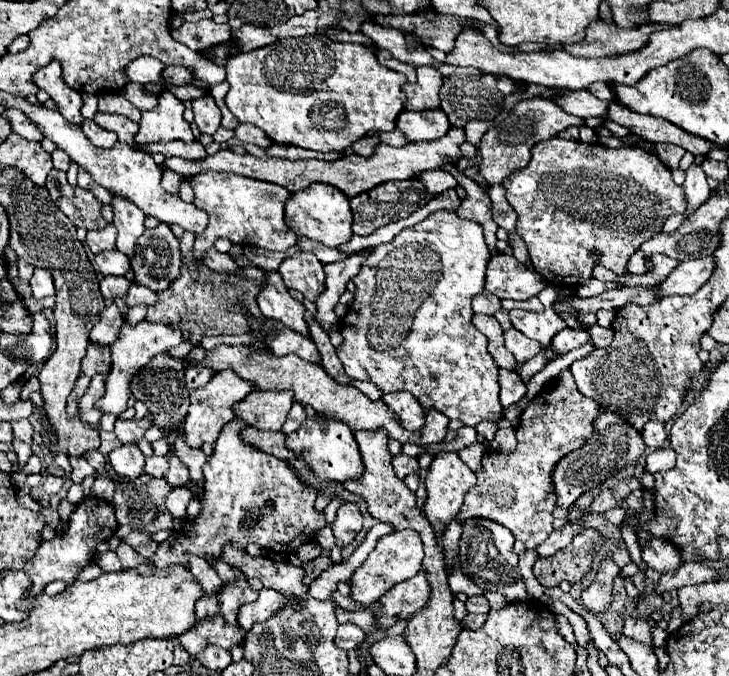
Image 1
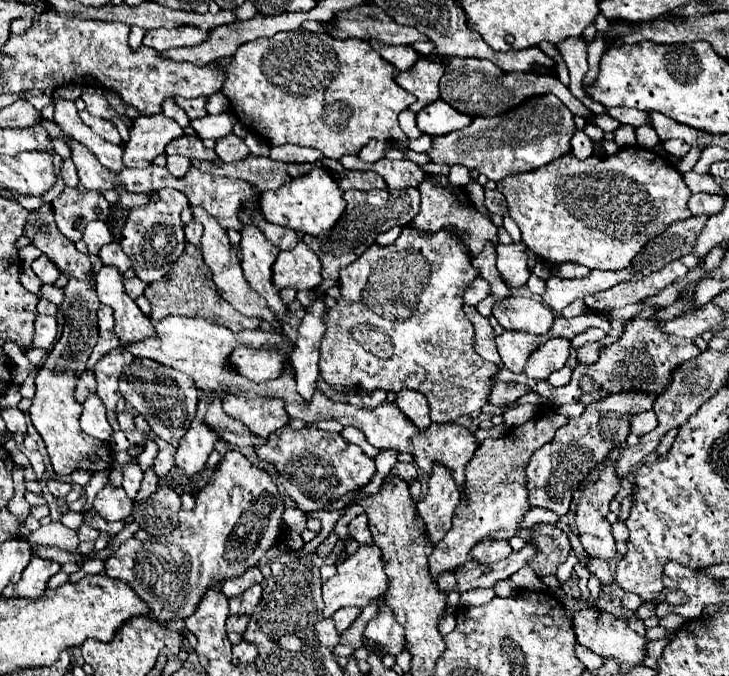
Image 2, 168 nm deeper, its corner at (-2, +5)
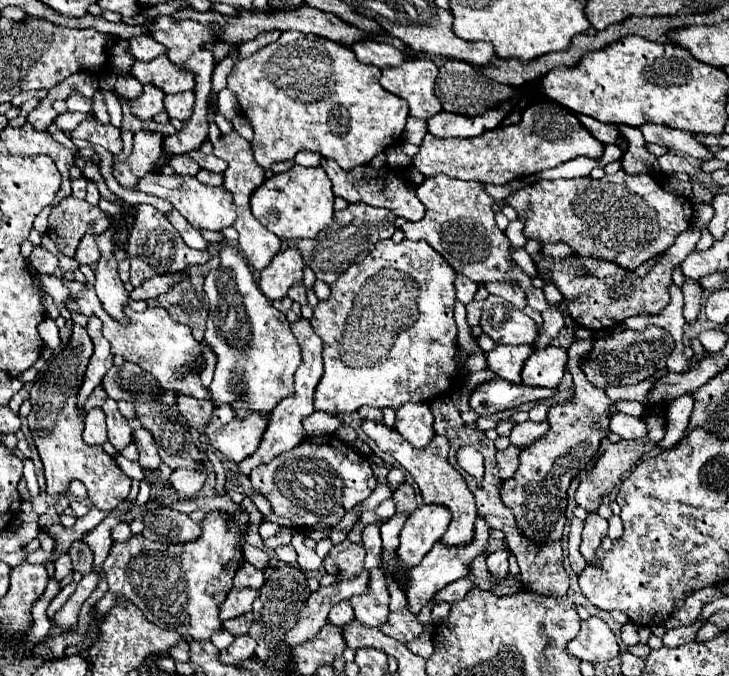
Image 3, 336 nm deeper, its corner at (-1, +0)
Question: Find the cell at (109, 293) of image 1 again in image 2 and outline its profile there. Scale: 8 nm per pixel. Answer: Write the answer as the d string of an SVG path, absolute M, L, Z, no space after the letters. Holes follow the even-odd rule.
M138 277L124 279L124 289L126 289L126 295L128 295L128 297L132 297L132 299L136 299L138 295L142 295L144 287L146 287L146 283L144 283L142 279L138 279Z

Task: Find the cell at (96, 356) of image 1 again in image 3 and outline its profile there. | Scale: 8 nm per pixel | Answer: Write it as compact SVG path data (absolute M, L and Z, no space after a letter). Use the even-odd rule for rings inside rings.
M107 398L105 404L103 404L103 410L105 410L105 416L107 416L107 438L115 446L117 452L123 452L123 448L127 444L131 444L133 430L129 428L127 420L121 416L115 400Z

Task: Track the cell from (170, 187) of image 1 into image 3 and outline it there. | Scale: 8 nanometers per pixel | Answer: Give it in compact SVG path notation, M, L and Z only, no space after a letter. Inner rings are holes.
M175 156L175 158L171 158L171 162L169 162L169 164L173 166L173 170L175 170L177 174L197 176L197 172L201 170L201 168L197 166L197 162L193 162L189 156Z

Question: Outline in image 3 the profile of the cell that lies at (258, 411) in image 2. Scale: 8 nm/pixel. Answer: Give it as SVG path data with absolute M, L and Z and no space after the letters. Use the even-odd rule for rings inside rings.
M225 404L213 410L205 436L215 450L233 462L241 462L257 450L267 422L269 418L259 414L251 414L247 420L237 420L231 406Z

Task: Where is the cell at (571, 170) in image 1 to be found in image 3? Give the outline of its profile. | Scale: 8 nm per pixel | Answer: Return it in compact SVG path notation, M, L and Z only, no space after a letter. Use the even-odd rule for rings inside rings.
M623 170L613 176L603 176L601 180L591 180L589 176L573 180L541 180L511 194L507 204L513 206L519 212L519 218L525 220L523 232L527 238L539 238L543 244L563 240L573 248L575 254L609 260L627 270L635 270L641 266L641 262L663 254L675 242L677 234L689 228L693 218L693 202L663 190L655 174L627 176Z

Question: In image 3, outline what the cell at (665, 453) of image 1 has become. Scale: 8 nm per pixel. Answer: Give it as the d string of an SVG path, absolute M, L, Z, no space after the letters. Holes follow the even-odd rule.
M683 394L679 400L669 404L669 410L667 410L667 434L659 442L659 446L673 448L681 440L681 436L685 436L691 408L693 408L693 396L691 394Z

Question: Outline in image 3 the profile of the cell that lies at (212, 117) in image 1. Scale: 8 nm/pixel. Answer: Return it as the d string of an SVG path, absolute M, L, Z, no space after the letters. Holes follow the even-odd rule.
M181 92L181 94L165 94L165 112L169 118L179 118L187 120L193 114L193 92Z

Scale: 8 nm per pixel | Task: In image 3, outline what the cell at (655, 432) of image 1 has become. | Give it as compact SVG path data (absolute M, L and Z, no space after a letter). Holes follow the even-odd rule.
M613 414L609 422L609 430L619 434L623 440L635 440L647 434L645 422L641 418L633 418L627 414Z

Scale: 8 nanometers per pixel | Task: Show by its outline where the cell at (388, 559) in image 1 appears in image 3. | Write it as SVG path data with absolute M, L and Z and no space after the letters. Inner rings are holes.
M363 570L355 580L337 582L333 586L319 588L317 592L311 592L309 600L305 602L305 608L297 616L295 626L291 630L287 630L285 644L295 646L295 644L315 638L317 632L325 626L329 610L341 600L349 600L355 594L365 594L367 584L369 584L369 572Z

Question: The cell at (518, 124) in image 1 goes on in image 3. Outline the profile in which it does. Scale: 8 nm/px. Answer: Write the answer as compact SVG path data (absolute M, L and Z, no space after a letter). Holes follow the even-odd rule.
M535 100L523 110L519 124L487 130L475 138L433 138L431 134L425 134L419 154L413 158L413 166L423 176L443 172L451 178L499 186L515 178L537 174L545 168L555 168L577 156L601 158L603 150L605 144L597 142L571 110L549 100Z

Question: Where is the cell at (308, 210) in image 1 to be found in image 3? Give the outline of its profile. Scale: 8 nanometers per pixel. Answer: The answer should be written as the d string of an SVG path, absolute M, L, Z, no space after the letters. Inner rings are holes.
M293 164L287 172L267 178L251 196L251 212L257 220L281 240L315 238L333 222L333 192L331 182L321 166L305 168Z

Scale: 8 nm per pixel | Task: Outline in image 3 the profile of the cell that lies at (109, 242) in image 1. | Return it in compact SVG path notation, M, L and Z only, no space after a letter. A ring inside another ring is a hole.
M87 234L87 236L83 236L81 238L81 242L79 242L79 246L77 246L77 252L75 252L75 256L73 256L81 266L83 264L95 264L97 260L99 260L99 248L97 248L97 244L95 244L95 236L93 234Z

